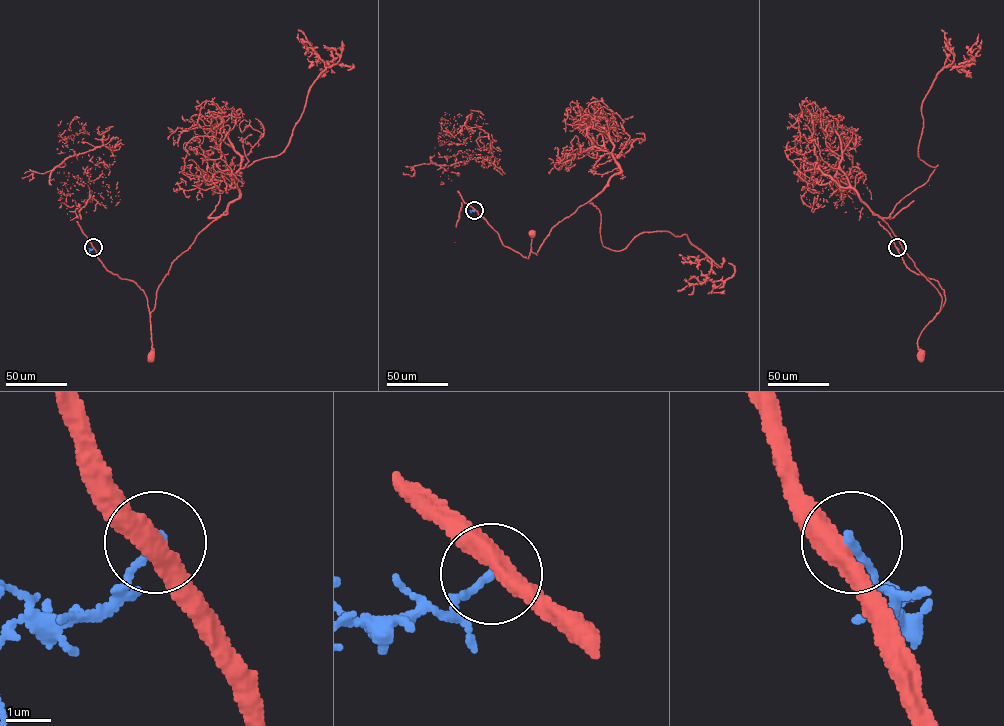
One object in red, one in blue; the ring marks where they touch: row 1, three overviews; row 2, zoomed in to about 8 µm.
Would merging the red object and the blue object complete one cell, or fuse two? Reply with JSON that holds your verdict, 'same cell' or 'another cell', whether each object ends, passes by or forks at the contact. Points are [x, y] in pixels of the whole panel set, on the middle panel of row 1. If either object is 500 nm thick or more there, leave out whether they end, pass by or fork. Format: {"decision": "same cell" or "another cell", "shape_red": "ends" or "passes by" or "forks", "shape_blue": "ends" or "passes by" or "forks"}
{"decision": "another cell", "shape_red": "passes by", "shape_blue": "ends"}

